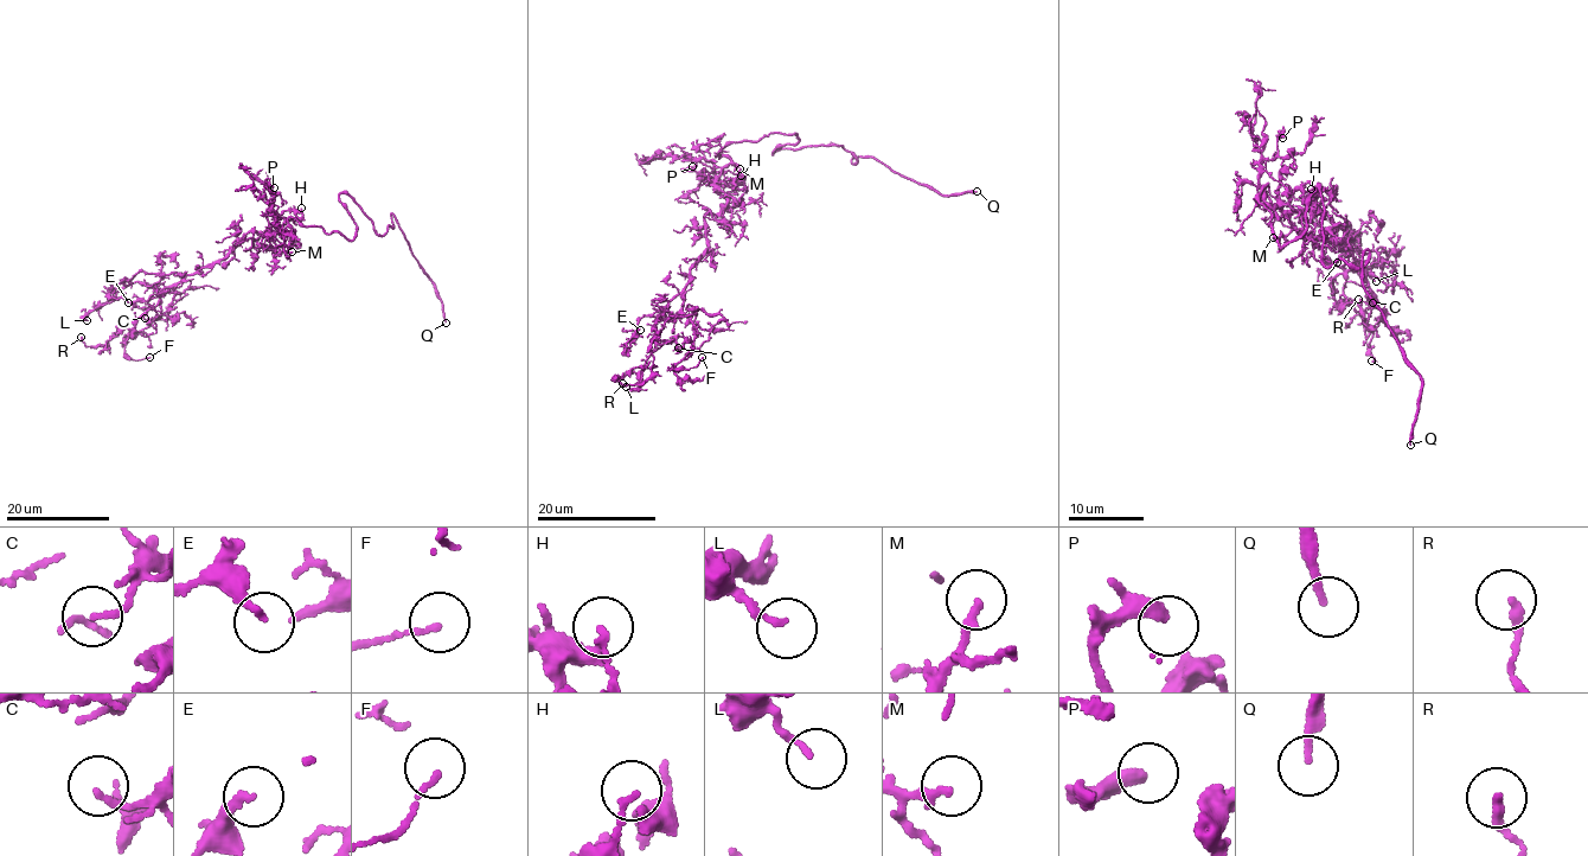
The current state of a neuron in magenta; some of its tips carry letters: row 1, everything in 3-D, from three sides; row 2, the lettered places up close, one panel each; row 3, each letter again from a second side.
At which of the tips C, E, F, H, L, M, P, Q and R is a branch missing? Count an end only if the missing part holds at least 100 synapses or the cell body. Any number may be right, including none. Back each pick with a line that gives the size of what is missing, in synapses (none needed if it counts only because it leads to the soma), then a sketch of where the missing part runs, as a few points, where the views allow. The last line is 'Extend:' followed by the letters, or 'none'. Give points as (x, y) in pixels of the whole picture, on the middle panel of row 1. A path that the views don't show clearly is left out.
Q: Course of what is missing: (977, 191), (1012, 212), (1009, 217)
Extend: Q

